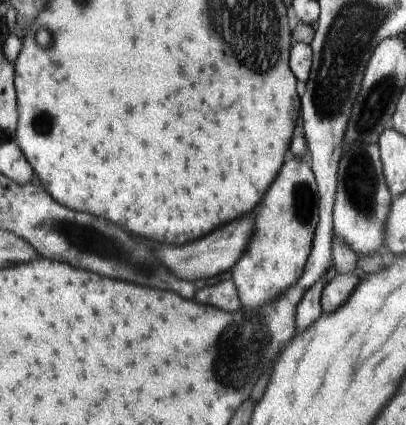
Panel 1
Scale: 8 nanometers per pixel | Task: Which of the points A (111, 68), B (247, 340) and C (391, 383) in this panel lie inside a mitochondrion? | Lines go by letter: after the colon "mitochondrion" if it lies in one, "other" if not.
A: other
B: mitochondrion
C: other

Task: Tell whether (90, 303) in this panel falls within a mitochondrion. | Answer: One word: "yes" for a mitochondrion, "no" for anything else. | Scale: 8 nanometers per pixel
no

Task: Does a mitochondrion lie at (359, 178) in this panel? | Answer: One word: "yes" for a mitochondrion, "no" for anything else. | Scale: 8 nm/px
yes

